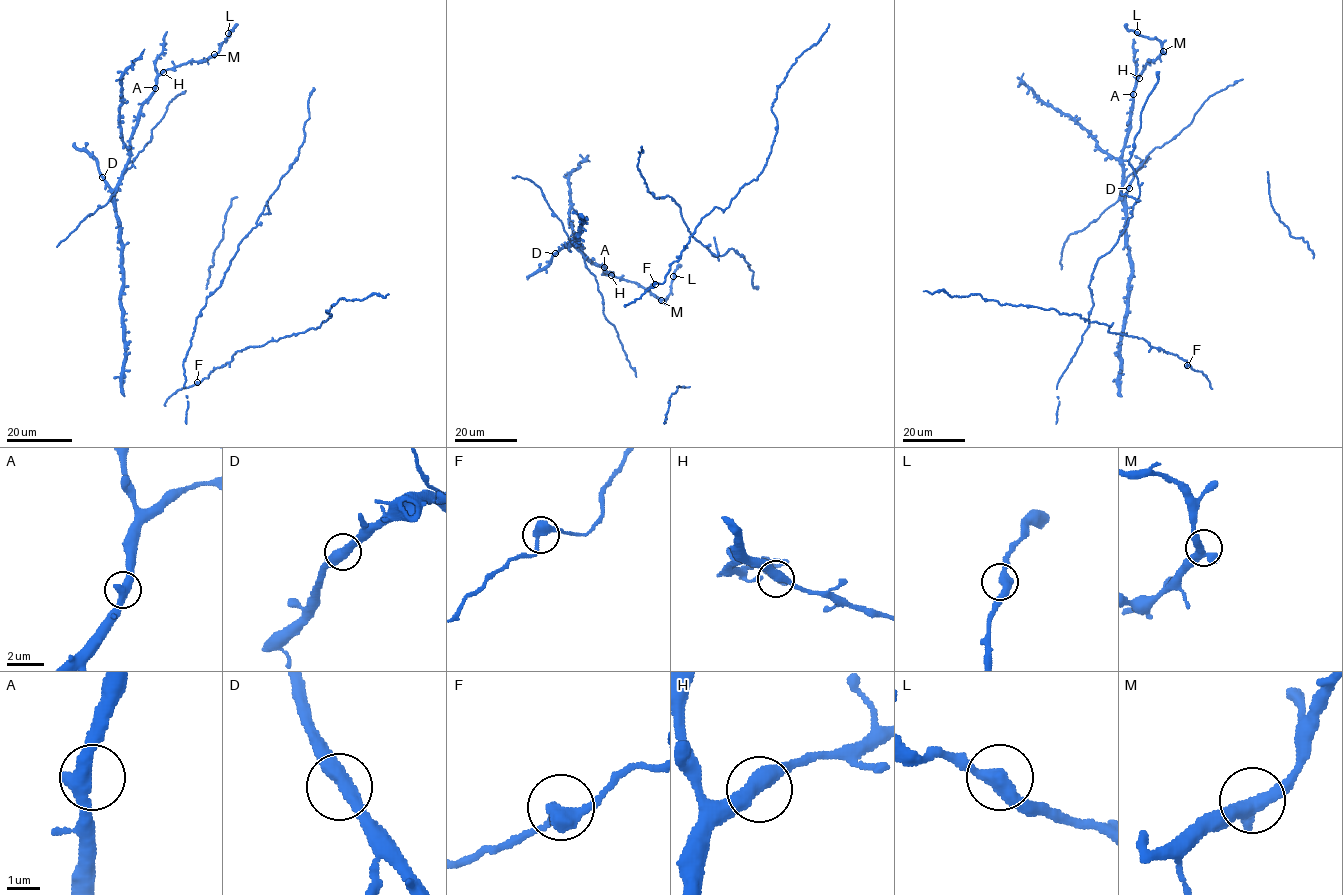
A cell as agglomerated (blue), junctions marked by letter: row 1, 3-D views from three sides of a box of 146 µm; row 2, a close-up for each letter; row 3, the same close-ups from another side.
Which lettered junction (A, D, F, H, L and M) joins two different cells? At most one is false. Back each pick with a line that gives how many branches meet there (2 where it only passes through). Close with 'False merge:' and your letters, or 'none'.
False merge: none

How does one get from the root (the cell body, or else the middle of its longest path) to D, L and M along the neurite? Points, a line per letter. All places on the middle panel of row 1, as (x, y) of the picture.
D: (579, 231), (577, 245), (573, 244), (555, 253)
L: (579, 231), (577, 245), (568, 247), (581, 247), (589, 261), (660, 299), (668, 296), (673, 276)
M: (579, 231), (577, 245), (568, 247), (581, 247), (589, 261), (615, 277), (647, 287), (661, 300)

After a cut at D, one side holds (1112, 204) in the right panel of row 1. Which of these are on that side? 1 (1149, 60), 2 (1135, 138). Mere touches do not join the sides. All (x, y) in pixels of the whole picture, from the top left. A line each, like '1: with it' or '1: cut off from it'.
1: with it
2: cut off from it

